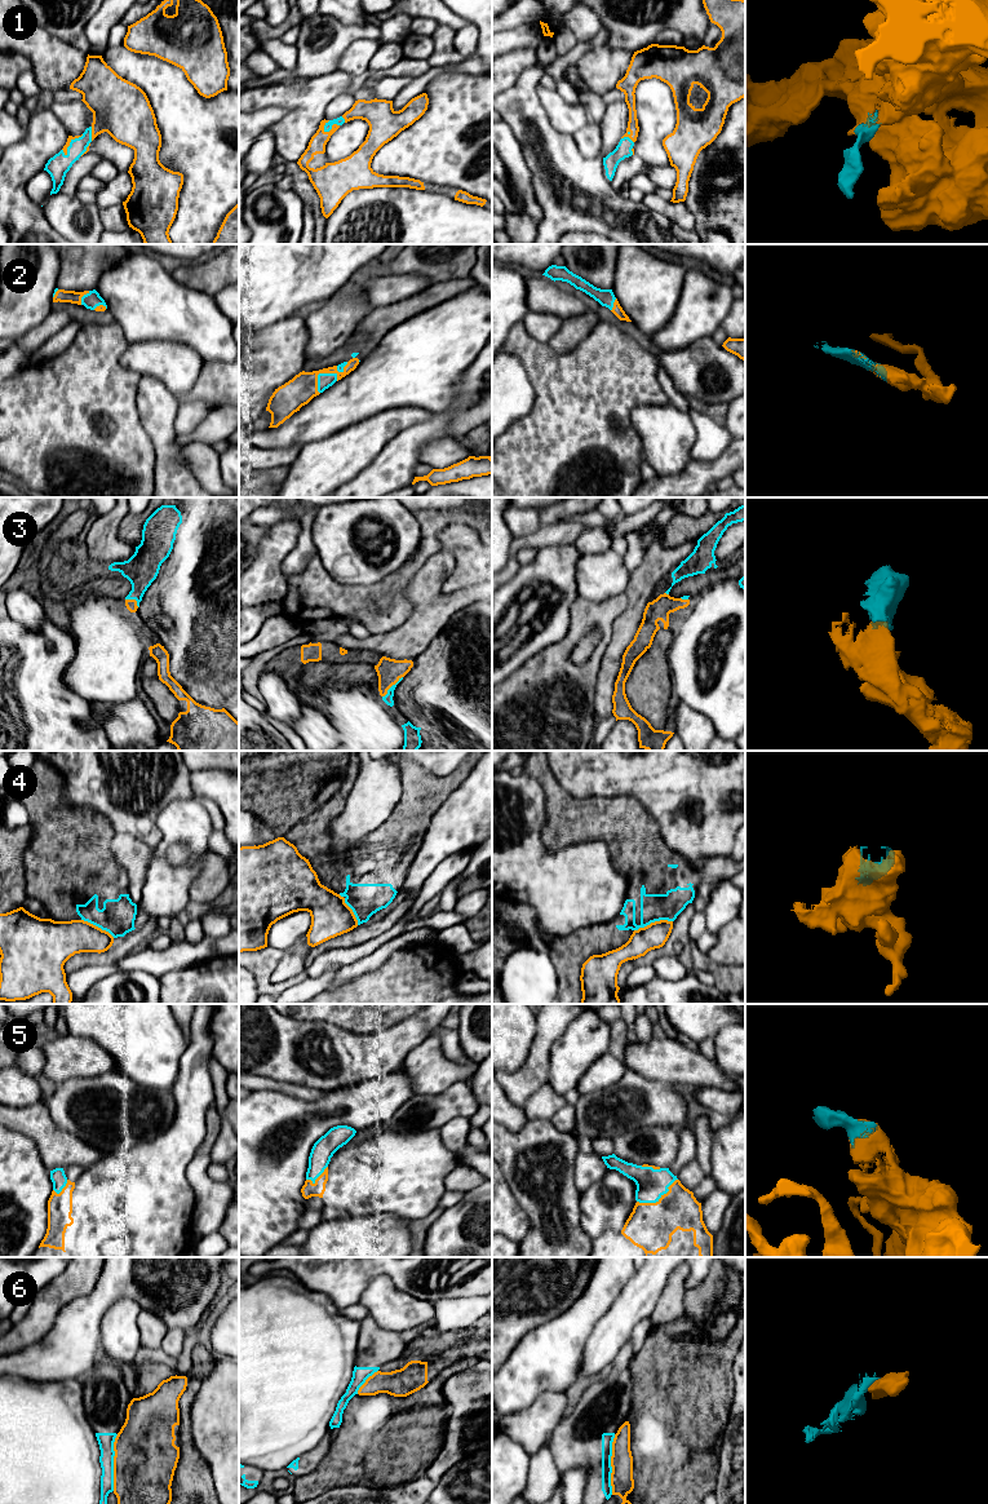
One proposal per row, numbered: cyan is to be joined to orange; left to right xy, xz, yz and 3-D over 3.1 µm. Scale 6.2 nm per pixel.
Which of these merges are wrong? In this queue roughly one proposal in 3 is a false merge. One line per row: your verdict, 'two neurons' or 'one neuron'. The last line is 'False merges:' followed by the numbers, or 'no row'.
1: one neuron
2: one neuron
3: one neuron
4: two neurons
5: one neuron
6: two neurons
False merges: 4, 6

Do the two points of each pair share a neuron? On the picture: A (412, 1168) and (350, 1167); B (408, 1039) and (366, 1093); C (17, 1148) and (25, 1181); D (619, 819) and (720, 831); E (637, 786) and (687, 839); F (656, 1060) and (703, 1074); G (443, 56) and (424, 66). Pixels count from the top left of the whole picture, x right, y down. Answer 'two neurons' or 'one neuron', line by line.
A: one neuron
B: two neurons
C: one neuron
D: two neurons
E: one neuron
F: one neuron
G: two neurons

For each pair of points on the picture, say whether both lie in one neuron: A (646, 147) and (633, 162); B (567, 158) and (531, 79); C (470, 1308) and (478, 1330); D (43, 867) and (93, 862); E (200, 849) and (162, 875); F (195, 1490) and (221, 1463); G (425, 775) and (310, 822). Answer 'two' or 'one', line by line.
A: two
B: one
C: two
D: one
E: one
F: two
G: one

